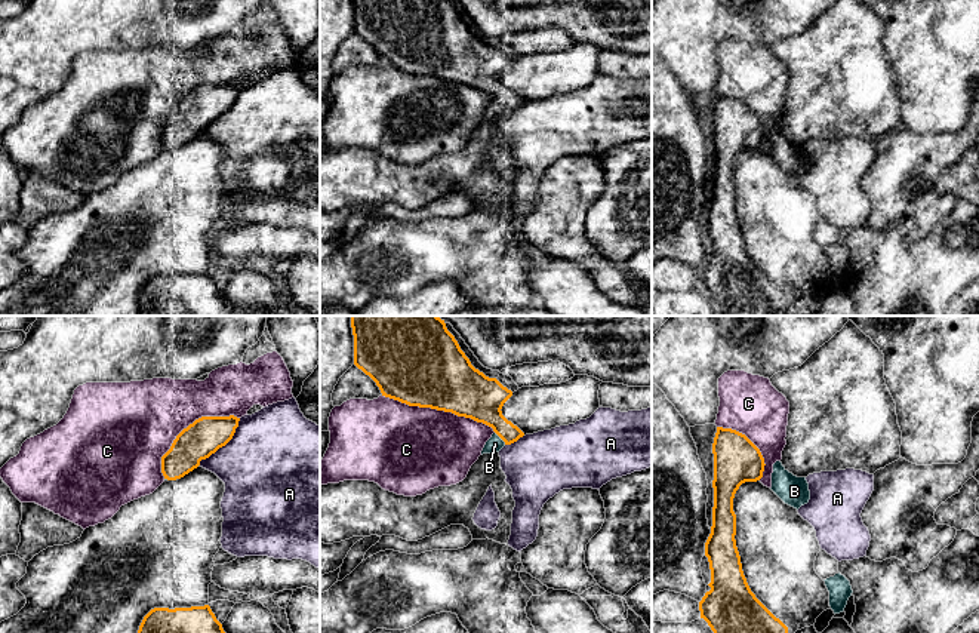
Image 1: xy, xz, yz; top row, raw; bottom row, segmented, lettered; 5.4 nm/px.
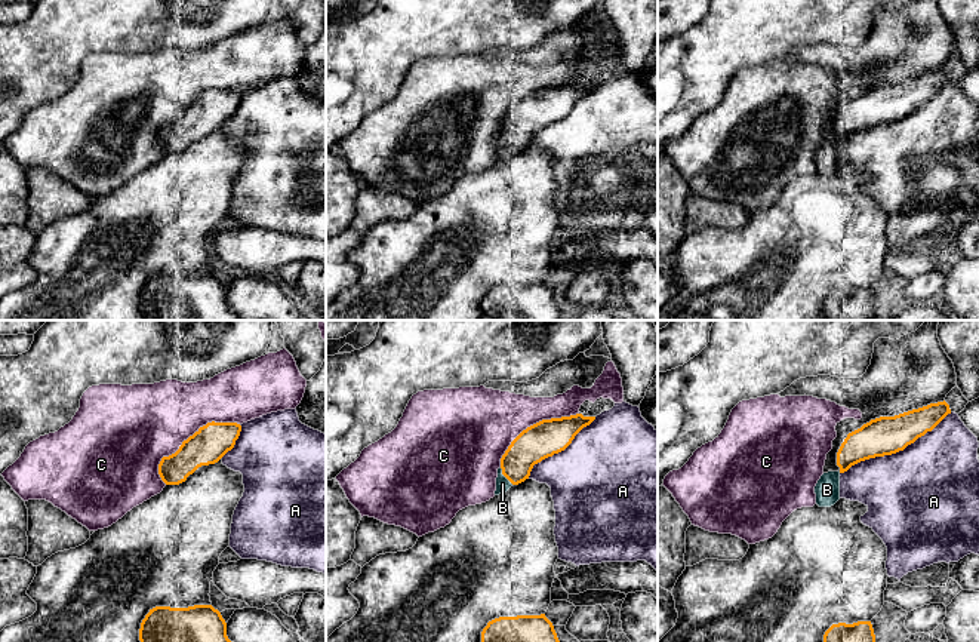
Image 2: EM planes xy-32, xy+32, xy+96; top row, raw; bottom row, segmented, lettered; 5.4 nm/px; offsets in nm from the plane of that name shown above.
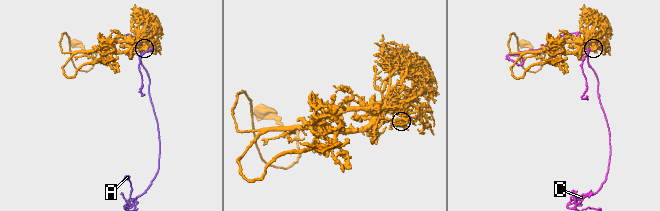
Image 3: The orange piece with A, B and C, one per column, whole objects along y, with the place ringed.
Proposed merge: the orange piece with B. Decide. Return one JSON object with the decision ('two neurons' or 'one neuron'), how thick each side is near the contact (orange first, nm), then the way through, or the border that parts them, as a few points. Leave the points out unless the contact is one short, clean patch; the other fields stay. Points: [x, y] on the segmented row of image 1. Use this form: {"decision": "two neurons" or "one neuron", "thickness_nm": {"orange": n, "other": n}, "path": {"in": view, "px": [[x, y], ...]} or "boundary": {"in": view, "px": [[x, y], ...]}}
{"decision": "one neuron", "thickness_nm": {"orange": 240, "other": 90}}

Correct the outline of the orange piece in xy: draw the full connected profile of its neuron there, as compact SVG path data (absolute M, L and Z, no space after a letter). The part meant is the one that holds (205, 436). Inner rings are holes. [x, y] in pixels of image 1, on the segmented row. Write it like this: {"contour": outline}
{"contour": "M201 417L184 428L170 449L161 457L161 473L167 480L176 480L200 465L234 436L240 418Z"}

